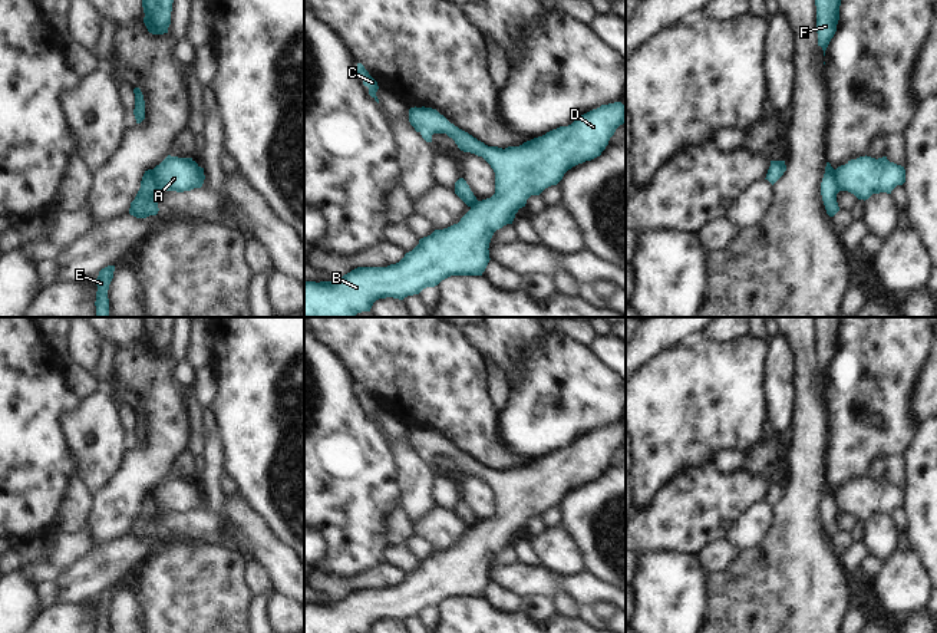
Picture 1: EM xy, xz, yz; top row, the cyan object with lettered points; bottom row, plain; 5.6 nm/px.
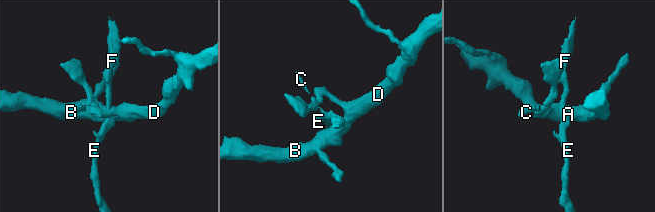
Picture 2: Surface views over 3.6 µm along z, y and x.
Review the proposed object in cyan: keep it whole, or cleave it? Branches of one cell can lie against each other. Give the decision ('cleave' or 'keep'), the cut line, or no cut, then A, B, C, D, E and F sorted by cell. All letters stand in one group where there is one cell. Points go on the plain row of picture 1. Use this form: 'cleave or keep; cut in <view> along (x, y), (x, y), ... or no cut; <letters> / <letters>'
cleave; cut in xy along (151, 491), (152, 500), (161, 511); A B C D / E F

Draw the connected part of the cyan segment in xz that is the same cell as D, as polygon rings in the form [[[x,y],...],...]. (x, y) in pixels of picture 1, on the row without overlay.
[[[621,423],[601,426],[568,448],[560,448],[519,468],[488,468],[468,454],[451,445],[432,429],[410,429],[409,444],[426,464],[433,455],[446,455],[463,474],[482,478],[495,494],[495,515],[478,522],[461,540],[443,551],[435,551],[419,561],[419,566],[405,578],[387,589],[357,589],[334,603],[304,603],[304,633],[370,633],[379,620],[403,622],[419,616],[426,609],[435,609],[451,597],[482,597],[489,584],[489,564],[494,554],[512,545],[519,530],[531,517],[540,517],[545,510],[557,507],[573,488],[601,477],[616,451],[626,445],[626,428]]]

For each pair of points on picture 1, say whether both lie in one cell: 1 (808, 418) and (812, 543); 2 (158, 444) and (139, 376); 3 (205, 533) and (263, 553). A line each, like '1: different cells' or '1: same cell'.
1: same cell
2: same cell
3: different cells

